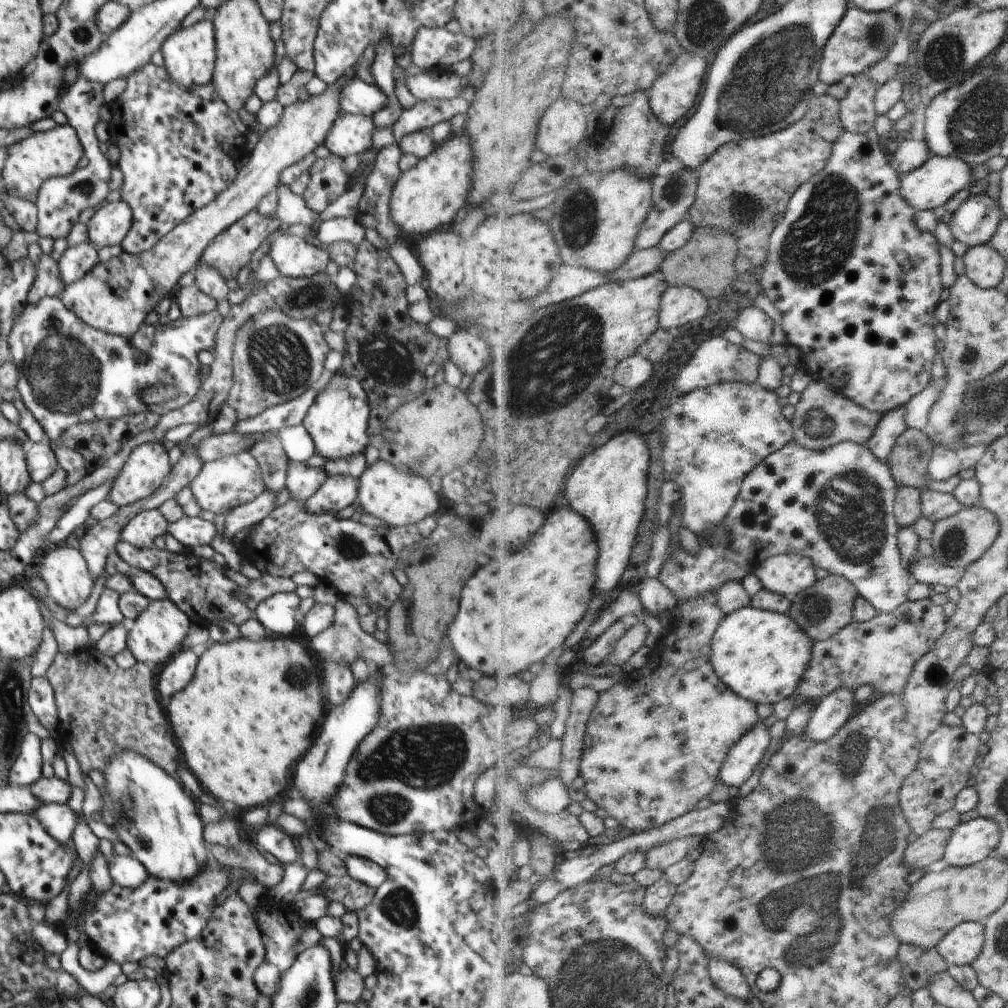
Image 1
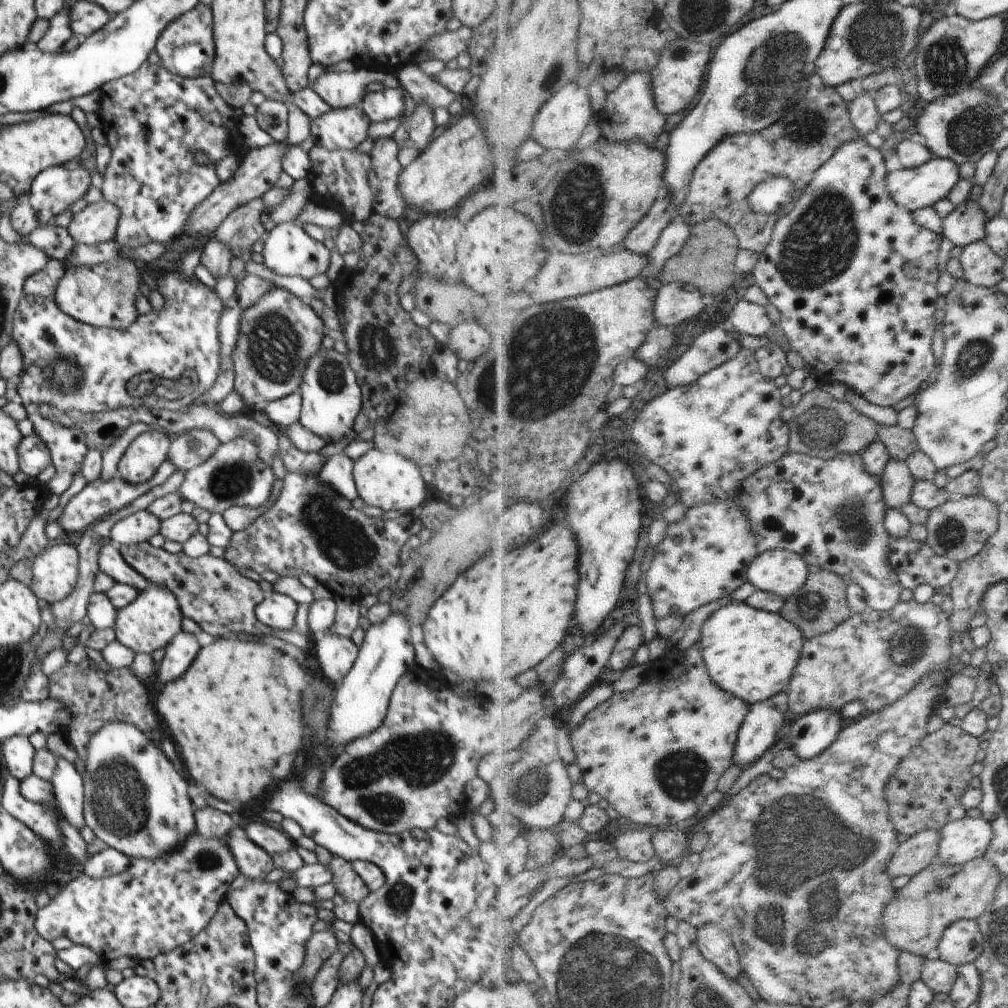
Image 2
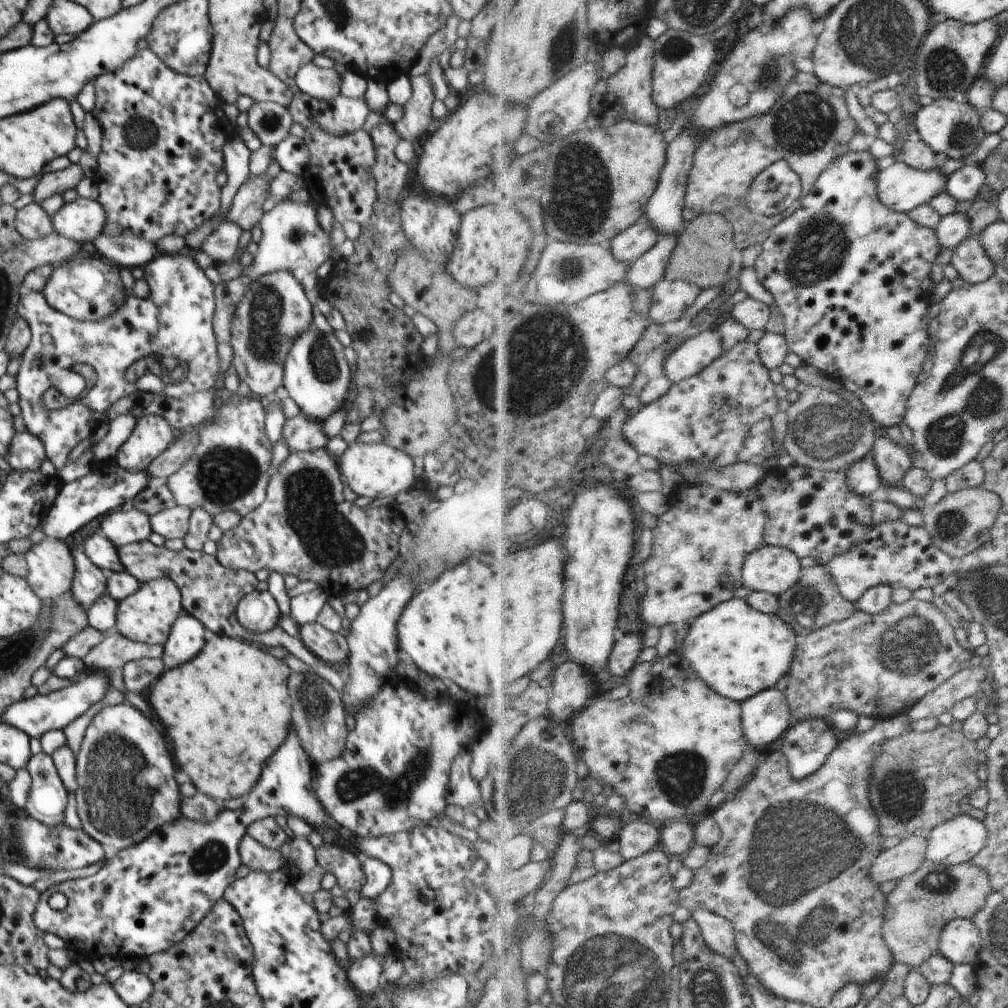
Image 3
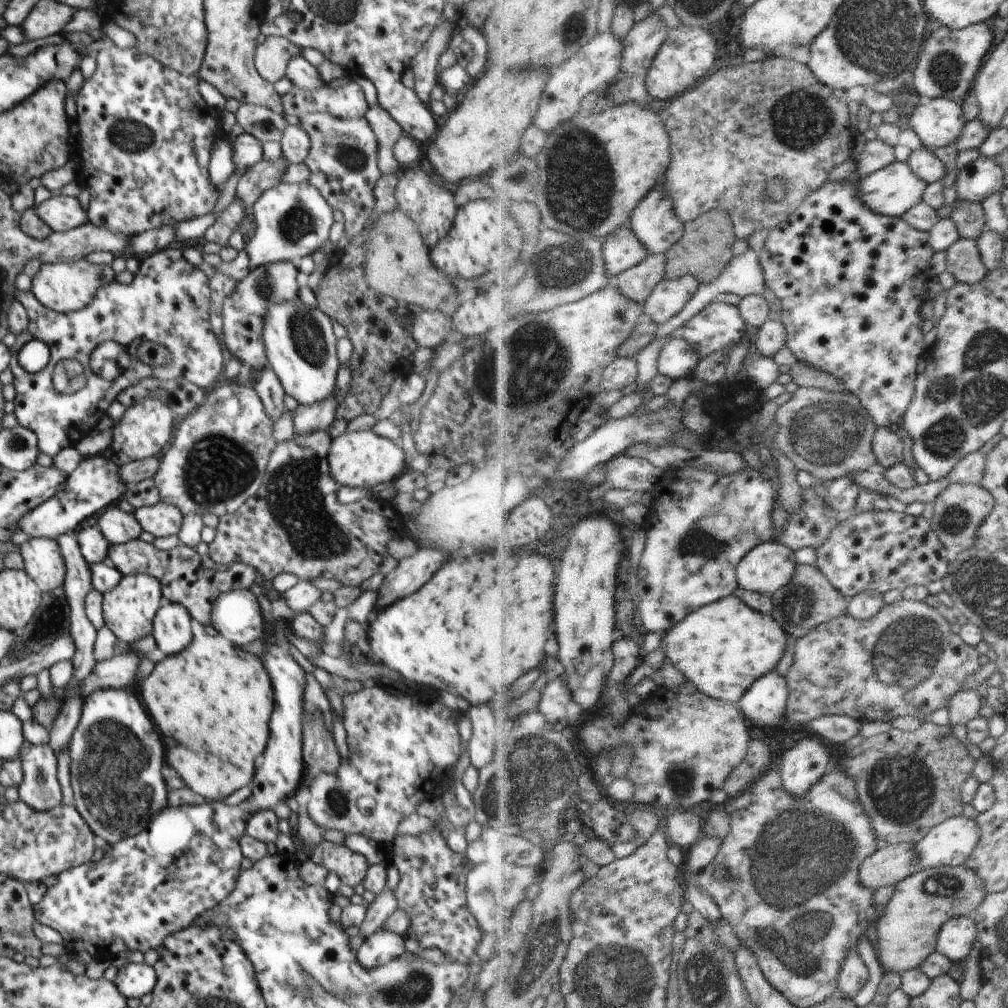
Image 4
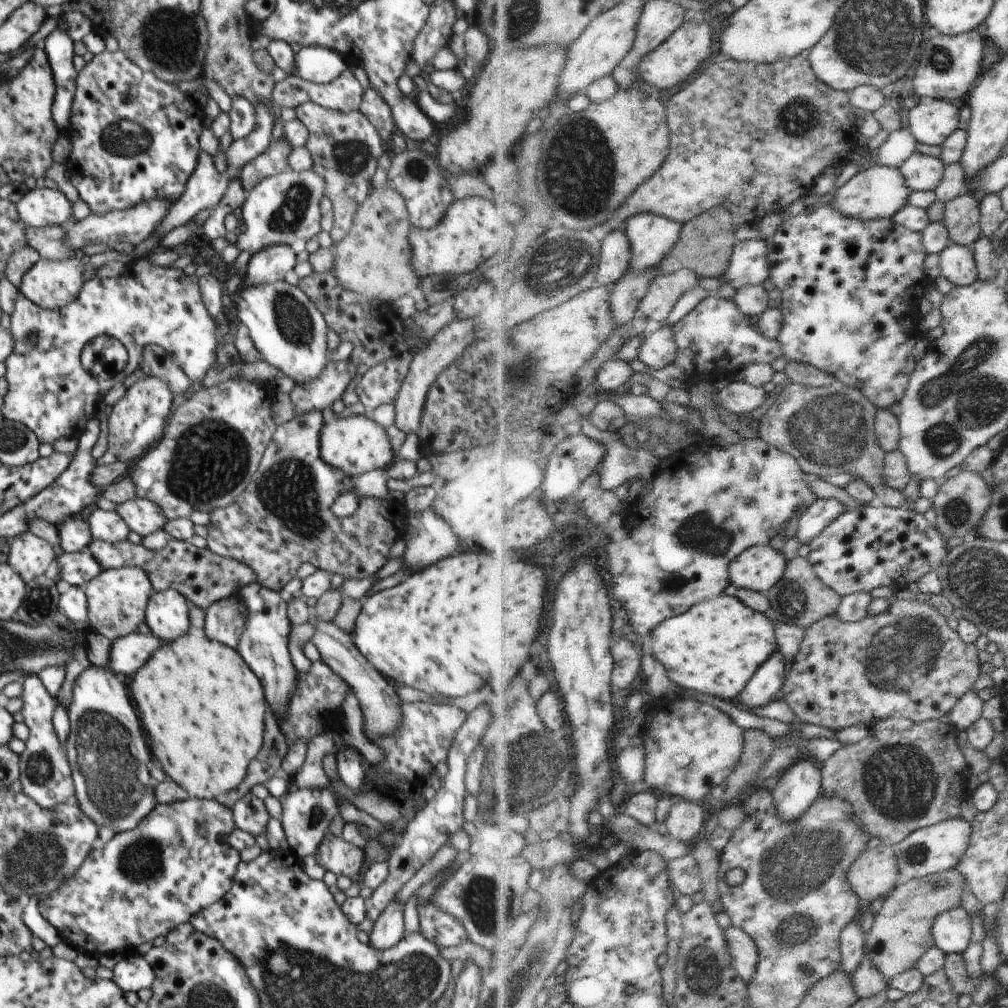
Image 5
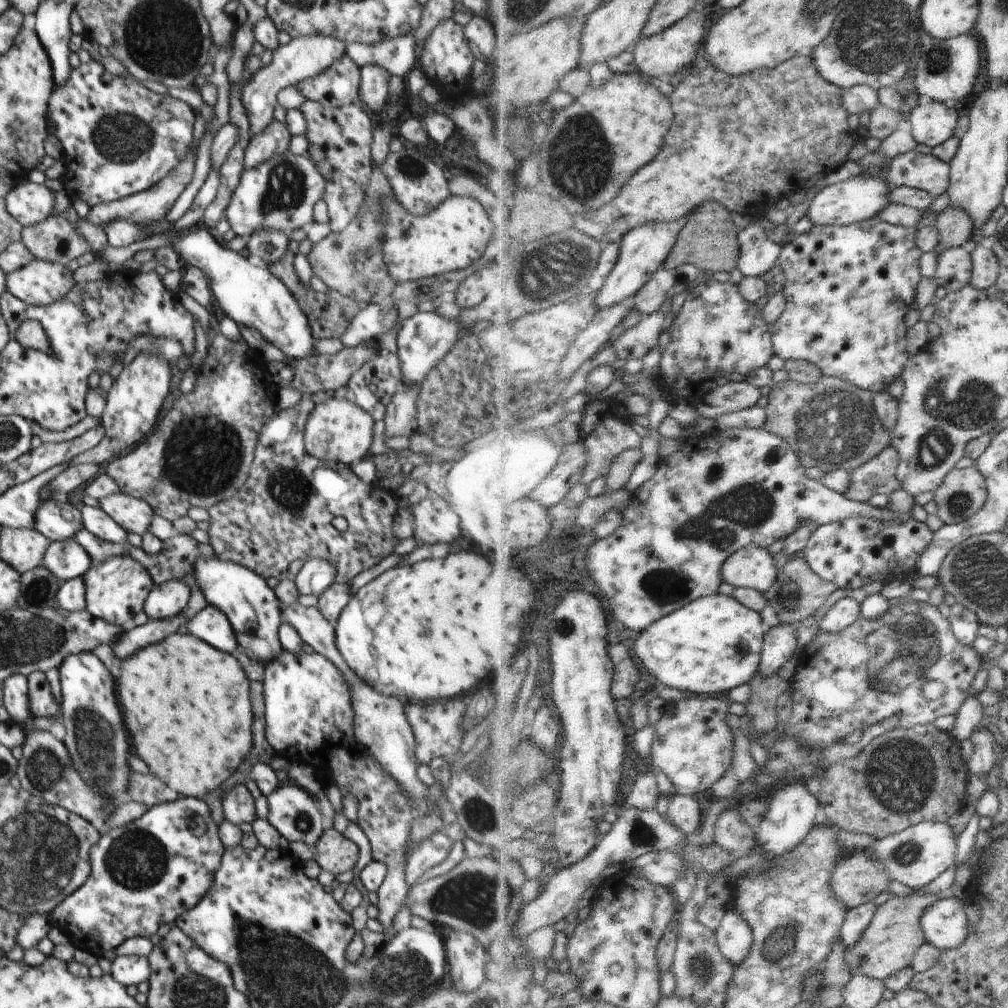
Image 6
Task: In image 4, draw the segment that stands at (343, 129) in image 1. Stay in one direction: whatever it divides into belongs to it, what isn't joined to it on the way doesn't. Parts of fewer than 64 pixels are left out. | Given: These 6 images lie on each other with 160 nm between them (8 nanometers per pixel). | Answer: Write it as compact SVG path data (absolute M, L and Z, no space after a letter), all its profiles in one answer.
M356 82L337 89L328 84L312 90L292 85L291 90L282 98L285 116L298 118L306 113L328 113L341 119L362 118L369 109L362 87Z

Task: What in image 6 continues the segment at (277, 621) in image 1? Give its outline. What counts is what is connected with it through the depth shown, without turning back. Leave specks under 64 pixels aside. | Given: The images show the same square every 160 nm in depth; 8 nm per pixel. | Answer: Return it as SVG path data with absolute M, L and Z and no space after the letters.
M211 605L188 622L188 632L223 652L232 653L239 646L228 618Z

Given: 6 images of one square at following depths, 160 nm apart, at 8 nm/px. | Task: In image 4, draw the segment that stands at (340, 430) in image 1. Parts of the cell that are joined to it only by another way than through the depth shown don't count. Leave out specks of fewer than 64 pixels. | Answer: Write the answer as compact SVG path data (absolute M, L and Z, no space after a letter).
M299 298L269 305L264 317L263 339L268 368L275 372L285 394L300 405L313 405L332 397L341 360L337 354L337 336L331 317L318 309L310 309Z

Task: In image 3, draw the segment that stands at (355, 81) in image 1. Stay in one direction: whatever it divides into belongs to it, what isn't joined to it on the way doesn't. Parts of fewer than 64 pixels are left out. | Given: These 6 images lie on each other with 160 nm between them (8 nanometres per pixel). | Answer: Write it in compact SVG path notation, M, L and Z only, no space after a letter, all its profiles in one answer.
M308 63L295 76L295 84L304 94L321 101L332 100L341 94L341 76L334 67L325 69Z

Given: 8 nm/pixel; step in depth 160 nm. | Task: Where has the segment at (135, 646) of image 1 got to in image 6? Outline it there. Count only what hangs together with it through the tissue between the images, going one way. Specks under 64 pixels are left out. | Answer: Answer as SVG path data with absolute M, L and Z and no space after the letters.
M127 555L111 557L102 563L94 562L82 580L85 585L86 611L95 618L118 626L122 631L135 627L134 616L143 612L148 594L156 586L149 571Z

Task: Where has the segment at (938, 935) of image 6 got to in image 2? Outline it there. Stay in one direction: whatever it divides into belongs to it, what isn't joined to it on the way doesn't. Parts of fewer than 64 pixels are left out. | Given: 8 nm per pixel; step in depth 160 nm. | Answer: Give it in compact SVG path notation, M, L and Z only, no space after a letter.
M960 919L951 924L943 935L939 958L957 967L976 963L982 950L986 950L986 938L982 938L976 919Z

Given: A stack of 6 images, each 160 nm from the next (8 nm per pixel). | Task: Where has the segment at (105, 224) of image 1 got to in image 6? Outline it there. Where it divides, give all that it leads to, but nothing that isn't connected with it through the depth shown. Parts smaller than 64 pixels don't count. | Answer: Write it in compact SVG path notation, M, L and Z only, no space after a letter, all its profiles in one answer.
M17 181L5 197L6 208L14 220L27 227L54 215L54 192L46 185Z

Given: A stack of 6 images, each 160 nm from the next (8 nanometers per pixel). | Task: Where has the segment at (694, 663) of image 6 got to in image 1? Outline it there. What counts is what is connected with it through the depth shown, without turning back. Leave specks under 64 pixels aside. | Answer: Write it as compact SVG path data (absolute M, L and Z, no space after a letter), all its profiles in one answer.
M750 605L721 624L713 640L713 661L719 675L744 698L777 705L798 692L817 643L792 616Z

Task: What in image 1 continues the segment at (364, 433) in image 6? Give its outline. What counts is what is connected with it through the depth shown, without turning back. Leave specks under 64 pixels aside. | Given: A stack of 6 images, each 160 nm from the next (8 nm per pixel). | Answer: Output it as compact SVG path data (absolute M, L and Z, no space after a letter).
M378 460L368 465L360 478L359 495L356 503L365 513L384 520L387 526L408 526L424 520L426 516L436 516L440 506L439 494L432 491L428 479L402 472L388 461Z

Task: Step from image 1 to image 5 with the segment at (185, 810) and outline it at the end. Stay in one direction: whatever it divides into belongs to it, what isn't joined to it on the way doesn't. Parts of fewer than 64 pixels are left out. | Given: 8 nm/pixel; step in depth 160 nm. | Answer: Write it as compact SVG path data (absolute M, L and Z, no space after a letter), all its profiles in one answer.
M90 664L78 677L73 701L67 708L71 729L65 751L77 804L98 828L110 826L116 833L136 828L158 804L148 772L152 756L127 686L127 682L120 682L108 668Z

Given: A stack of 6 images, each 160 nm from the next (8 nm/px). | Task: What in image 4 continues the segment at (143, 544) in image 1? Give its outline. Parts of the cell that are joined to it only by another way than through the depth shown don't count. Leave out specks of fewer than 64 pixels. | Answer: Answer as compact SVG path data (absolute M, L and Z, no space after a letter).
M119 507L106 510L100 516L98 524L110 546L136 540L144 531L133 512L126 512Z

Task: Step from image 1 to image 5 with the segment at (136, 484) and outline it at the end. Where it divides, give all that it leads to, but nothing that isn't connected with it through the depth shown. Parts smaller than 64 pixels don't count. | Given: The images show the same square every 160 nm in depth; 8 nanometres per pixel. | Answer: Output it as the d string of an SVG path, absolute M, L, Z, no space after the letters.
M145 377L127 388L124 398L113 407L108 418L108 447L104 455L97 460L98 465L125 462L132 464L148 450L158 444L172 412L173 394L166 382L158 377Z

